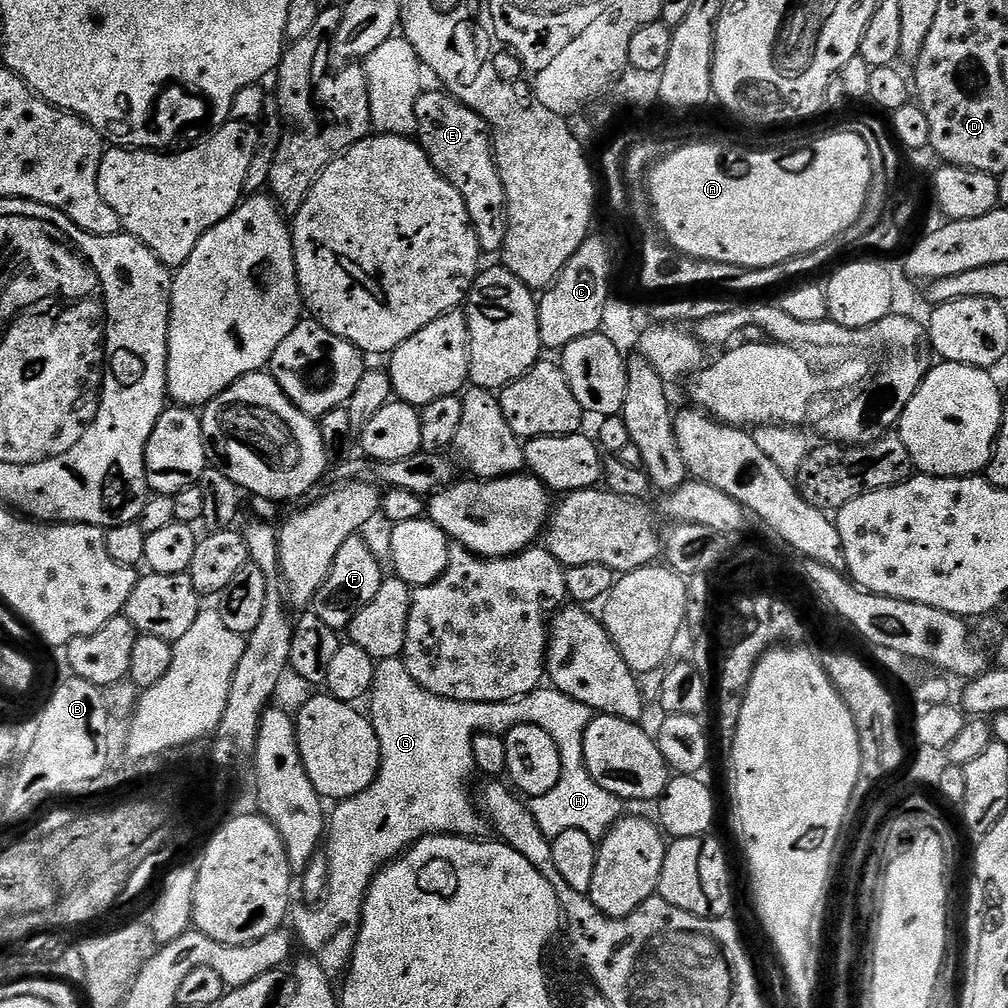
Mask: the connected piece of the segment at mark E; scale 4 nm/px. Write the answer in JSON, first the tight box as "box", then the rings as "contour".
{"box":[414,90,508,253],"contour":[[[424,90],[414,106],[415,139],[423,148],[437,170],[462,194],[466,202],[466,214],[474,226],[481,253],[499,253],[504,246],[508,228],[508,203],[502,186],[496,158],[492,155],[490,129],[484,120],[466,105],[460,104],[444,90]]]}

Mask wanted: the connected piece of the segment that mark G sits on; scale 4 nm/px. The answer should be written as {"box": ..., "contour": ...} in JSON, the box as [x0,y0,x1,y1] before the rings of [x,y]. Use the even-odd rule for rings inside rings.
{"box":[290,659,593,978],"contour":[[[403,659],[381,660],[376,666],[376,677],[372,683],[370,693],[370,701],[372,700],[372,712],[370,711],[370,719],[374,730],[378,734],[378,746],[380,747],[380,772],[374,778],[374,782],[366,790],[362,790],[362,794],[354,794],[349,800],[341,800],[335,805],[336,808],[331,809],[330,819],[326,824],[326,855],[328,857],[328,885],[324,891],[322,899],[315,906],[304,906],[308,908],[293,907],[290,912],[291,931],[294,933],[295,939],[305,948],[307,955],[311,959],[318,962],[318,966],[322,966],[324,973],[329,978],[340,978],[345,975],[346,969],[352,963],[352,955],[354,954],[354,946],[358,942],[358,934],[360,933],[360,919],[362,919],[362,910],[364,909],[364,899],[368,893],[368,887],[371,886],[372,880],[380,872],[385,864],[392,863],[397,856],[408,851],[412,845],[419,840],[425,840],[427,836],[467,836],[469,838],[481,835],[480,832],[485,821],[475,804],[470,798],[467,786],[471,776],[474,776],[475,764],[473,762],[473,738],[477,732],[494,732],[497,734],[506,734],[515,724],[537,724],[542,730],[546,730],[546,734],[555,736],[558,750],[562,748],[581,748],[584,745],[584,735],[588,729],[588,724],[592,721],[593,711],[587,708],[582,702],[578,702],[574,698],[570,698],[566,694],[562,694],[557,688],[551,686],[541,686],[535,688],[530,694],[519,696],[518,698],[510,698],[506,702],[490,702],[483,704],[482,702],[462,702],[461,700],[447,700],[441,696],[430,694],[418,682],[414,682],[414,678],[404,668]]]}

